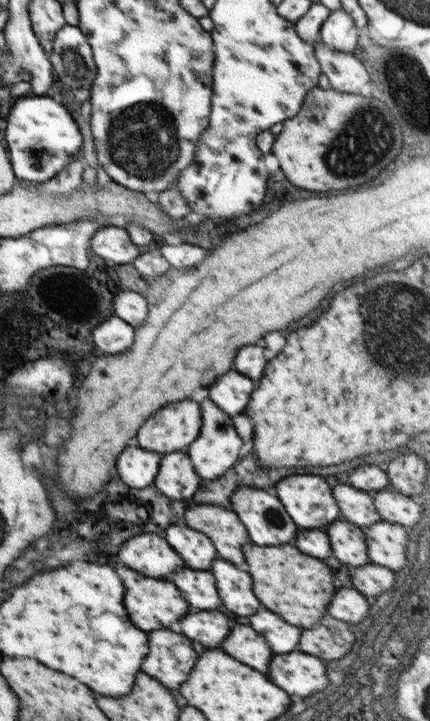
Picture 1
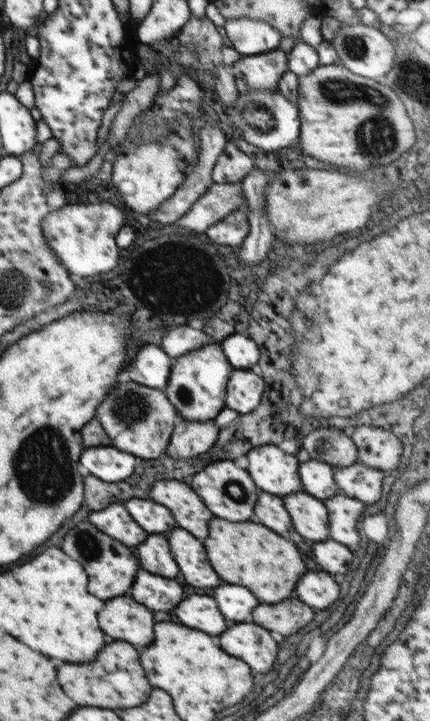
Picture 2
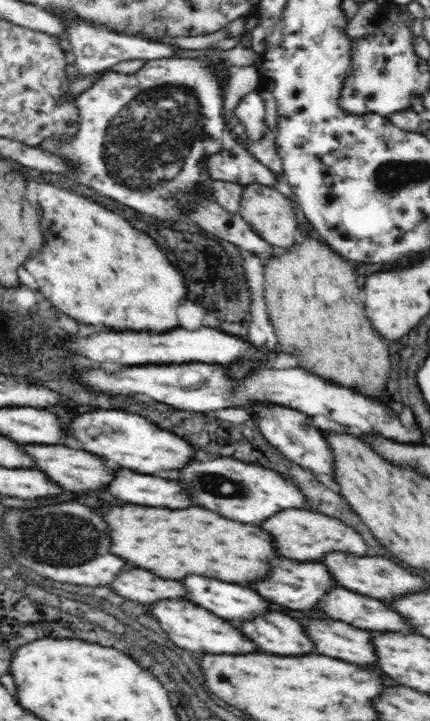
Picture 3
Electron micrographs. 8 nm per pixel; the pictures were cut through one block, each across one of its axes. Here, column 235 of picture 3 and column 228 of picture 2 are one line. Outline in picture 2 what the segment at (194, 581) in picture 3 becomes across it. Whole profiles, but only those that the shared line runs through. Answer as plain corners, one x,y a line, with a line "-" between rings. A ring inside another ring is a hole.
220,584
214,590
214,600
218,602
218,610
226,616
226,620
234,622
250,622
252,610
258,604
256,596
238,584

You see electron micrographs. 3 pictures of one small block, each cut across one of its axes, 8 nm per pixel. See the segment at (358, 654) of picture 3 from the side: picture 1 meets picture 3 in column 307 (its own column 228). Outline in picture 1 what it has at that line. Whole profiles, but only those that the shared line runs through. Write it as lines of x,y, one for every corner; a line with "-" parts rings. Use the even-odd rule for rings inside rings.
218,609
195,610
182,615
174,626
180,626
180,632
190,640
198,640
210,648
216,648
230,632
228,622
228,618

